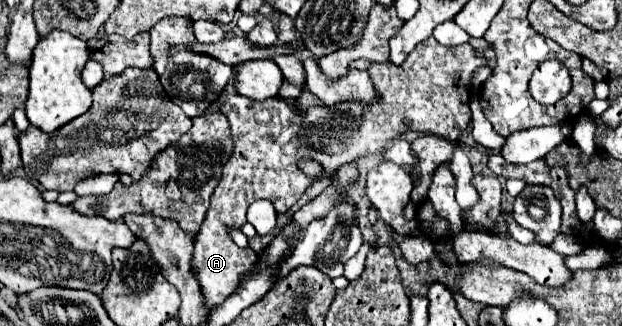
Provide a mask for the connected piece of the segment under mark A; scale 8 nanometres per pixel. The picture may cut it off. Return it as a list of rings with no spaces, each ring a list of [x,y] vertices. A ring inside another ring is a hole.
[[[430,37],[426,43],[418,43],[402,67],[372,63],[368,73],[380,99],[370,107],[340,103],[336,107],[310,107],[308,113],[300,111],[294,115],[294,105],[276,97],[266,101],[252,101],[242,95],[226,97],[220,111],[232,125],[236,147],[210,197],[210,207],[196,235],[192,257],[192,273],[202,287],[204,305],[216,307],[224,303],[238,287],[240,277],[246,275],[258,259],[252,249],[240,249],[226,233],[226,227],[240,229],[246,223],[248,205],[258,199],[270,199],[278,214],[288,213],[294,201],[312,185],[306,183],[306,175],[298,171],[298,159],[318,159],[318,163],[326,167],[328,179],[342,163],[368,153],[380,153],[388,143],[408,131],[430,131],[454,143],[460,131],[470,123],[470,77],[474,69],[482,65],[486,65],[486,59],[478,59],[468,43],[442,47]]]

